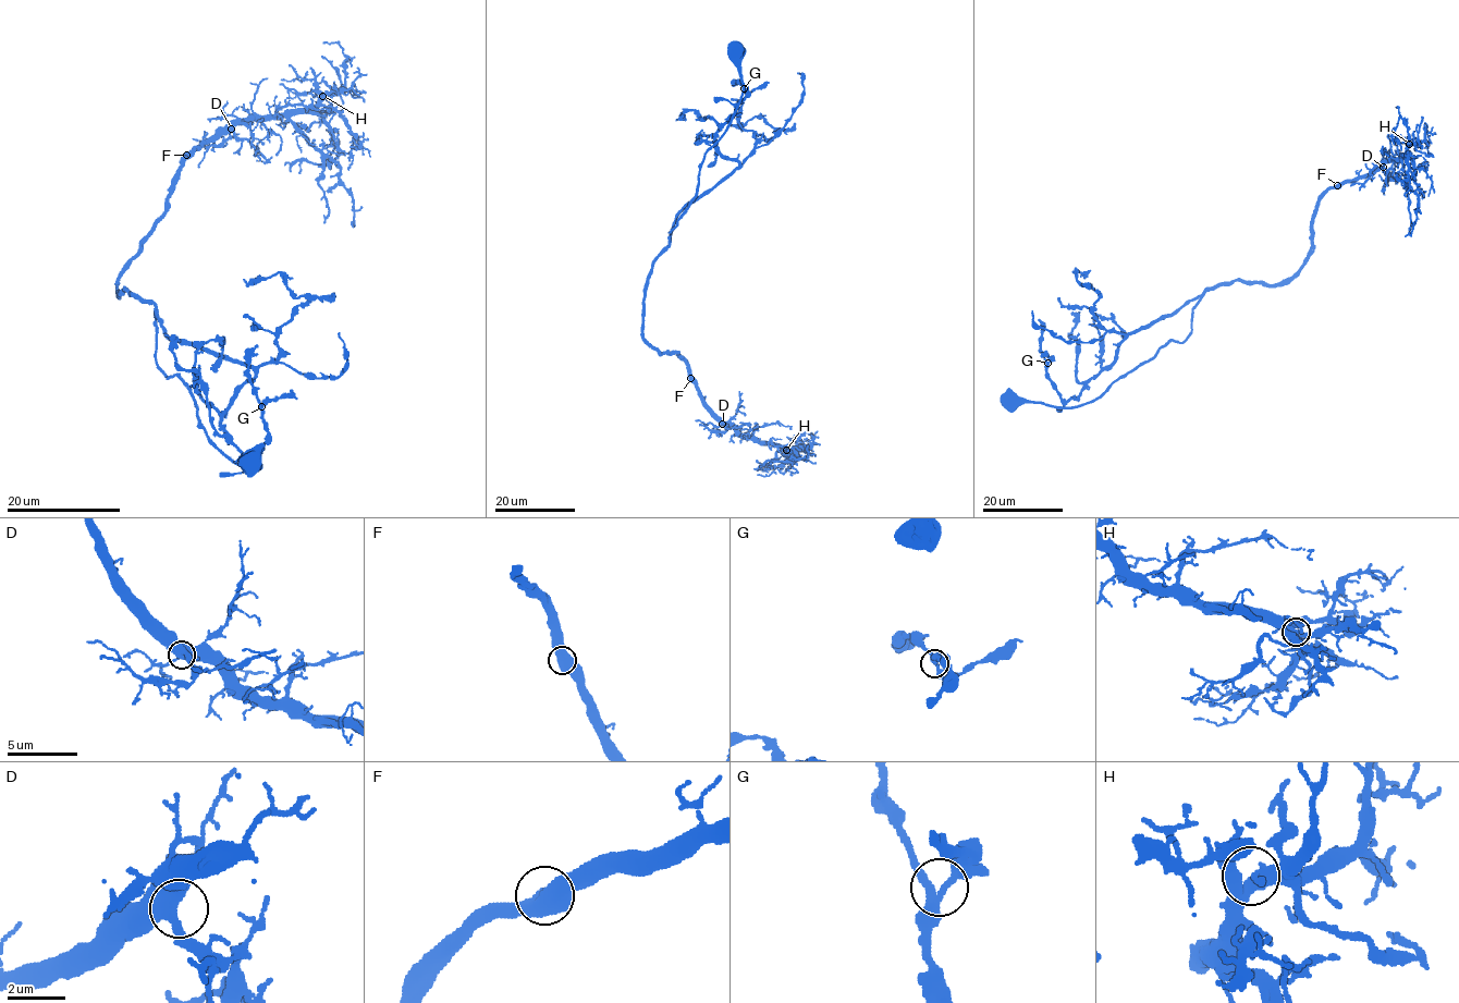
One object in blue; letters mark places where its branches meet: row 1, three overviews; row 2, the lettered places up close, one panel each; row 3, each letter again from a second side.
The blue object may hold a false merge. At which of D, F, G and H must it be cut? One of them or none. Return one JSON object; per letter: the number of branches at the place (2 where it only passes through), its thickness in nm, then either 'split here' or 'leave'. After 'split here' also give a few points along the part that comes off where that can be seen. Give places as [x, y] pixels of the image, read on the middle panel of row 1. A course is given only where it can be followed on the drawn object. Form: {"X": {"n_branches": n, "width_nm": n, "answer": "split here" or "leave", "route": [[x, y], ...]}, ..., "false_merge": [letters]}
{"D": {"n_branches": 2, "width_nm": 550, "answer": "leave"}, "F": {"n_branches": 2, "width_nm": 650, "answer": "leave"}, "G": {"n_branches": 3, "width_nm": 260, "answer": "leave"}, "H": {"n_branches": 3, "width_nm": 360, "answer": "leave"}, "false_merge": []}

